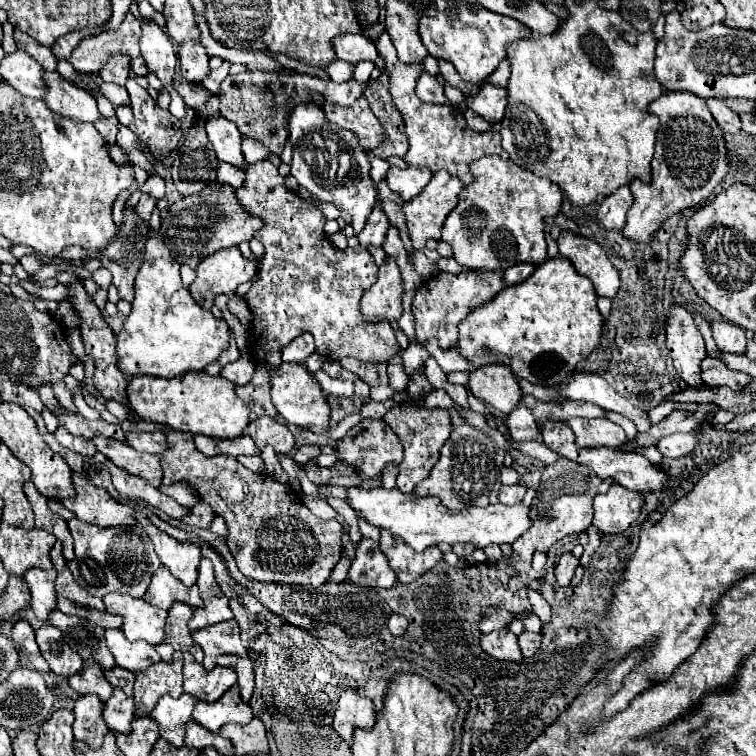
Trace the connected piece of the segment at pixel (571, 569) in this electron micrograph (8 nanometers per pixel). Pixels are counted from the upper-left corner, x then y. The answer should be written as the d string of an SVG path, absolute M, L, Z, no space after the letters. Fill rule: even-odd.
M564 552L564 554L560 556L558 568L554 570L556 580L558 580L560 586L570 586L570 580L572 580L572 576L574 576L578 564L580 564L580 560L578 560L572 552Z

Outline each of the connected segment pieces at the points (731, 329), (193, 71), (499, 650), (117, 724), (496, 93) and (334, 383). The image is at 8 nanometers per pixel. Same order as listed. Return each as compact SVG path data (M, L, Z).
M712 322L712 338L722 352L738 352L744 354L746 350L746 336L744 330L736 324L728 322Z
M180 44L178 60L182 76L192 84L202 84L202 80L210 74L208 54L202 48L202 44Z
M508 628L494 630L490 634L482 634L480 646L486 654L490 654L496 660L508 660L508 662L520 662L522 660L518 638Z
M116 688L114 694L104 702L102 718L112 732L128 734L130 722L134 720L134 700L130 696L124 696L124 692Z
M482 84L478 94L466 98L466 106L490 124L500 122L504 116L504 108L506 108L506 92L500 86Z
M318 370L314 374L314 378L318 380L320 388L324 390L324 394L332 396L354 396L354 382L344 382L344 380L334 380L328 374L324 374L322 370Z

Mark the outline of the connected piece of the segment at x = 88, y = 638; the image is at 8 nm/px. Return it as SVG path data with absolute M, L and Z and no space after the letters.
M52 610L48 622L62 632L68 646L76 650L84 660L100 664L102 670L116 668L114 656L104 644L104 628L94 626L84 618L62 614L60 610Z

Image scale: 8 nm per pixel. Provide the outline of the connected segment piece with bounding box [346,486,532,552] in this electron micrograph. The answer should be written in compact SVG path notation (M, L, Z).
M360 486L346 488L346 502L362 520L366 520L376 528L384 528L394 536L400 536L416 552L424 552L426 548L432 548L440 542L446 544L474 542L480 548L502 542L512 544L520 534L524 534L532 526L528 518L530 508L524 506L522 502L514 506L490 504L488 508L472 506L464 510L450 510L440 502L440 498L436 500L436 496L420 498L414 494L402 494L398 488L386 490L386 488L360 488Z

